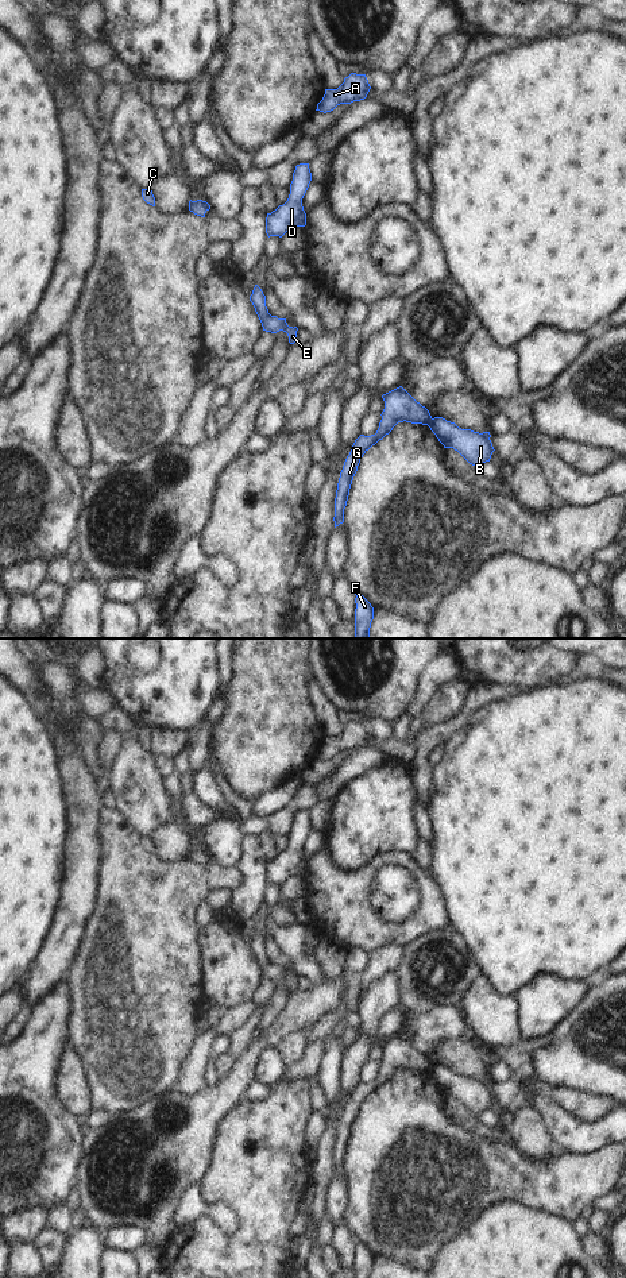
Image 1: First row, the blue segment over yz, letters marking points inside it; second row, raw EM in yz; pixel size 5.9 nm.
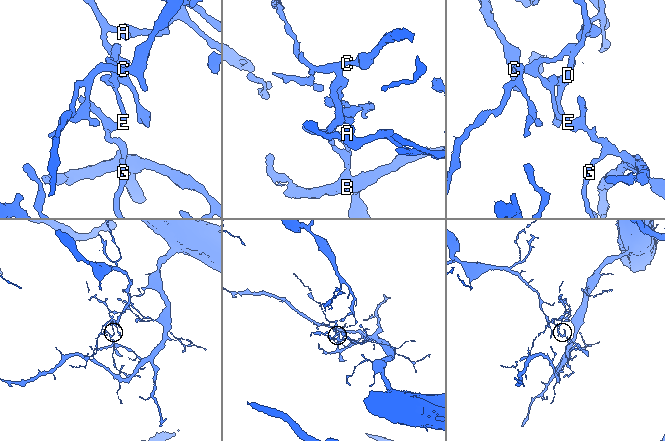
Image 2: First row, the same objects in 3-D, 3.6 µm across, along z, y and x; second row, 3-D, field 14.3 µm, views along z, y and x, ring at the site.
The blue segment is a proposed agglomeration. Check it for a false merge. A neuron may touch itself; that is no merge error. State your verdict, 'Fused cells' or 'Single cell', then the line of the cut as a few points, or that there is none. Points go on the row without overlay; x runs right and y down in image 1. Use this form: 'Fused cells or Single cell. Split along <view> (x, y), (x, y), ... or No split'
Fused cells. Split along yz (433, 1066), (431, 1076).

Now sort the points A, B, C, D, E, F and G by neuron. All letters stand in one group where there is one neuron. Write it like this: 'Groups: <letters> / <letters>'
Groups: A B D / C E F G.

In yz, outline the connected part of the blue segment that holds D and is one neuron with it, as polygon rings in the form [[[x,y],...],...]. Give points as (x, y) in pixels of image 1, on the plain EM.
[[[300,811],[293,821],[290,842],[283,853],[279,853],[266,865],[267,884],[282,885],[287,879],[306,873],[306,861],[302,854],[302,846],[312,829],[309,811]]]

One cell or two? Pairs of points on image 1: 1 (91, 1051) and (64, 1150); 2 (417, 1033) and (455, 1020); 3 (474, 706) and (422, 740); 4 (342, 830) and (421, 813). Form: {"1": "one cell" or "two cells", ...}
{"1": "two cells", "2": "one cell", "3": "one cell", "4": "two cells"}

